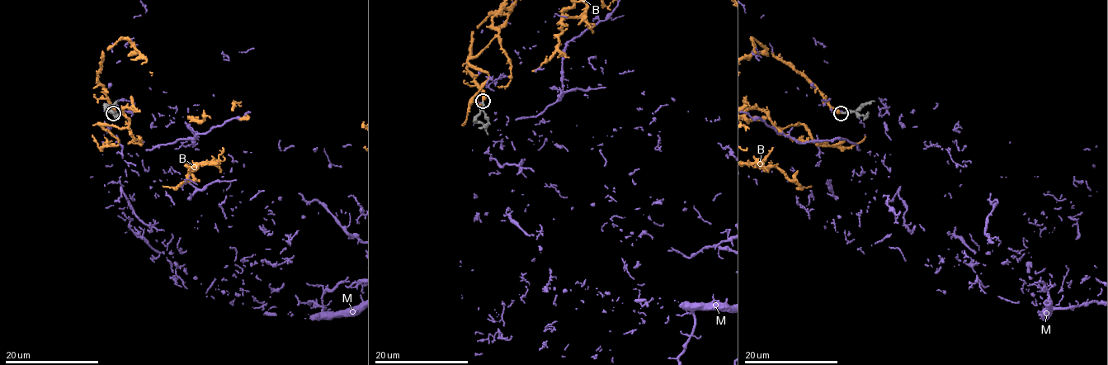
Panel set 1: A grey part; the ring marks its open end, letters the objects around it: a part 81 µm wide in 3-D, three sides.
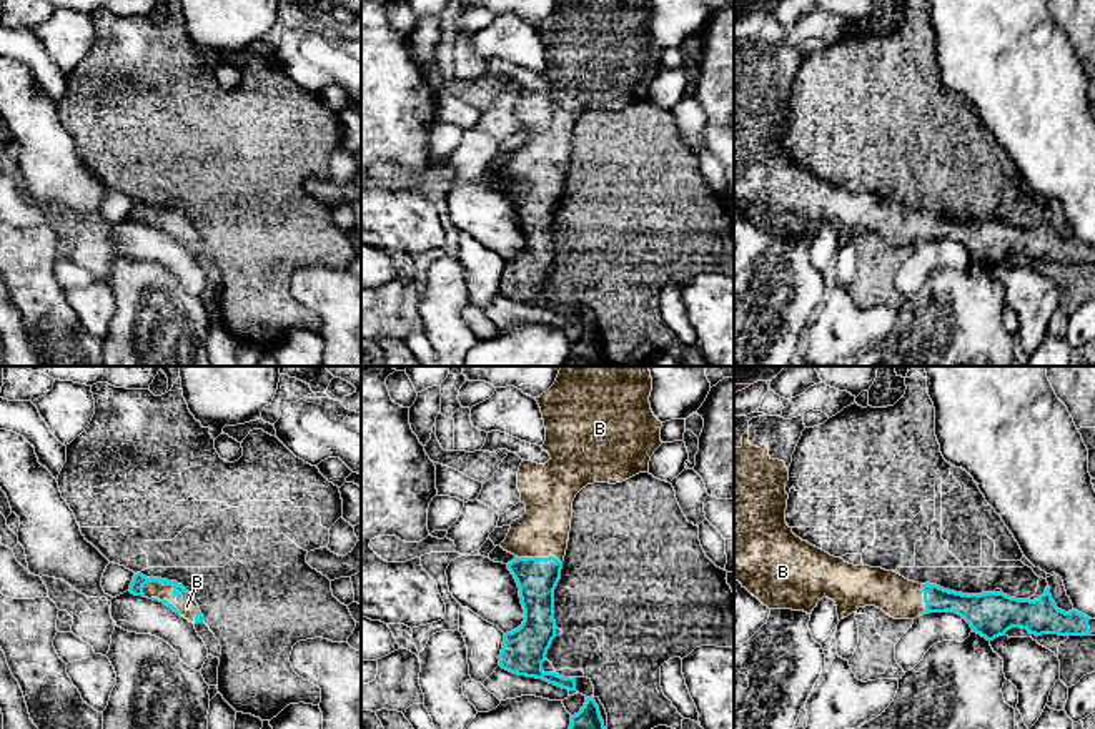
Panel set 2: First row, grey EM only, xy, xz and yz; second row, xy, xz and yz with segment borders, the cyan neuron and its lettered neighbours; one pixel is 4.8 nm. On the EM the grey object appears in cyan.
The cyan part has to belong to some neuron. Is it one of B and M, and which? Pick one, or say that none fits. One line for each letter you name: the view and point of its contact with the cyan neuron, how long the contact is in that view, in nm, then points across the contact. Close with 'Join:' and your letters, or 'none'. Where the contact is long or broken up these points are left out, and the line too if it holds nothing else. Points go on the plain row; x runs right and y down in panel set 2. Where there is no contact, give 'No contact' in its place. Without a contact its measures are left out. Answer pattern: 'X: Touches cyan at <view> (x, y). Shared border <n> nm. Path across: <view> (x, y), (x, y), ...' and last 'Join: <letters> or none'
B: Touches cyan at xy (167, 212). Shared border 220 nm. Path across: xy (138, 208), (167, 212), (187, 233)
Join: B

